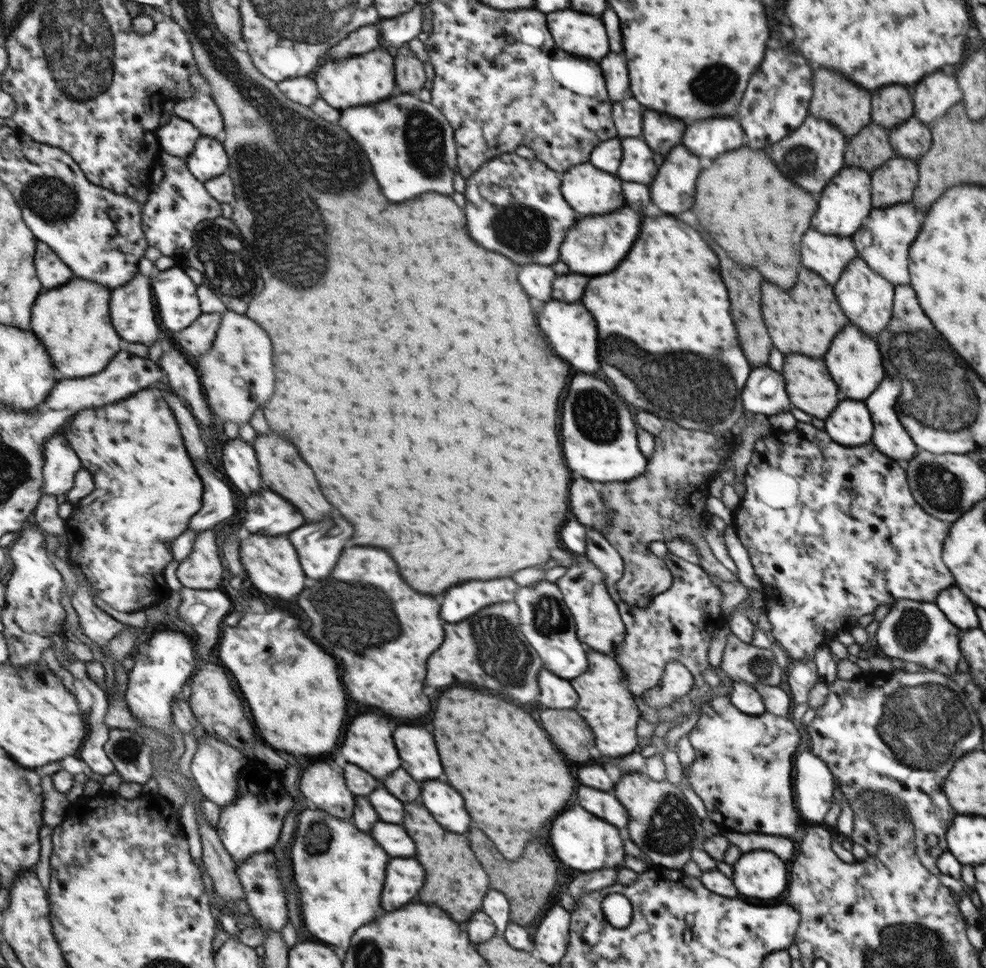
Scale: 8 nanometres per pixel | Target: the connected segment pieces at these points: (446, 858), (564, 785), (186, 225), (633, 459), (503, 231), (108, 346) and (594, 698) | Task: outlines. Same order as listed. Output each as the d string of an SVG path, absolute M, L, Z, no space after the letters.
M420 802L404 804L404 810L404 828L416 842L416 858L428 864L428 884L424 884L424 892L420 892L420 902L448 908L456 920L466 922L474 912L482 908L482 898L490 886L480 860L470 850L468 838L444 830Z
M452 688L436 702L436 714L430 718L432 732L434 718L436 744L440 744L440 756L444 756L444 768L448 768L446 776L450 786L464 796L470 818L486 832L496 848L500 848L510 860L520 858L526 846L532 844L532 840L536 840L536 836L540 836L540 832L544 832L544 828L548 828L568 804L572 804L572 796L576 796L580 788L580 780L576 772L572 772L572 760L568 760L568 756L564 756L564 752L552 742L540 716L532 716L532 712L520 708L520 704L510 704L488 694L474 694L474 690L468 688Z
M164 149L163 162L161 166L165 172L164 178L155 185L152 191L151 201L145 204L143 209L143 227L147 232L151 246L158 248L164 255L181 259L188 256L194 248L196 240L196 229L206 220L216 220L224 216L222 201L214 198L208 190L207 183L202 182L189 167L187 159L174 156Z
M580 374L572 380L572 388L568 388L568 396L564 400L564 452L568 452L568 464L572 464L572 470L596 484L636 479L646 471L648 460L636 444L636 424L628 406L610 390L606 382L588 374Z
M512 152L484 163L465 184L468 232L480 246L504 252L516 264L552 266L558 262L560 244L579 215L563 196L562 177L555 169Z
M76 278L72 284L39 297L32 330L52 353L60 379L81 379L100 374L123 351L123 336L115 328L112 318L112 294L108 285Z
M586 648L586 658L588 659L586 672L572 680L576 682L576 692L580 692L580 708L576 710L594 730L596 748L600 750L600 754L610 758L624 758L626 754L634 753L634 748L638 746L636 724L640 720L641 712L638 712L631 692L623 683L626 674L613 657Z

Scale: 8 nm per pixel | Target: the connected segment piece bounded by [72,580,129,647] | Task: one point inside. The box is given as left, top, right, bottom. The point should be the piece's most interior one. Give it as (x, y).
(100, 626)

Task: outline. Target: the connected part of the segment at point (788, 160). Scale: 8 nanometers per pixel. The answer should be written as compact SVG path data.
M807 116L806 122L788 140L780 140L772 146L772 154L776 156L776 164L796 180L802 188L808 188L808 192L822 192L822 188L832 180L842 168L844 168L844 150L846 150L846 138L842 136L840 128L835 127L829 120L822 117Z

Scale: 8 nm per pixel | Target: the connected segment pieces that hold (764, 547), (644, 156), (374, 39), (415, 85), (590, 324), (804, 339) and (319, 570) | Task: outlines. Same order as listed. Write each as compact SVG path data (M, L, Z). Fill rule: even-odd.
M797 422L789 431L773 430L755 442L750 463L745 472L746 493L734 511L733 526L742 545L749 552L755 573L765 587L768 598L765 606L768 620L772 624L769 633L773 639L792 659L813 660L816 649L834 639L837 630L850 630L864 614L873 614L882 604L893 605L897 600L908 599L934 602L938 596L950 586L954 586L954 578L944 564L942 553L944 542L951 527L950 523L932 516L928 508L916 500L916 492L912 492L912 480L907 480L908 467L903 463L886 456L870 442L857 447L841 445L824 430L814 428L812 423Z
M620 138L623 157L617 175L626 182L650 184L656 176L652 150L642 138Z
M381 19L374 24L369 24L355 30L340 46L332 49L322 60L321 66L328 64L328 59L341 59L351 57L354 54L364 54L379 48L381 46L381 38L379 28Z
M408 43L403 44L397 52L395 58L397 84L400 85L400 92L412 93L412 90L421 90L422 84L426 82L424 76L424 66L408 47Z
M546 302L544 314L540 316L540 328L548 332L548 340L552 340L552 348L556 354L572 364L572 368L580 372L596 372L600 368L598 362L598 332L592 314L582 304L566 304L566 302Z
M808 268L800 272L799 282L792 288L784 290L770 282L764 284L764 320L768 320L768 328L772 328L772 340L776 340L776 348L784 356L798 352L822 356L826 354L834 336L848 324L834 287Z
M334 512L334 520L306 524L300 532L292 532L289 537L296 540L296 548L300 548L300 556L304 556L302 561L308 576L322 580L336 570L348 540L354 534L354 526L342 514Z

